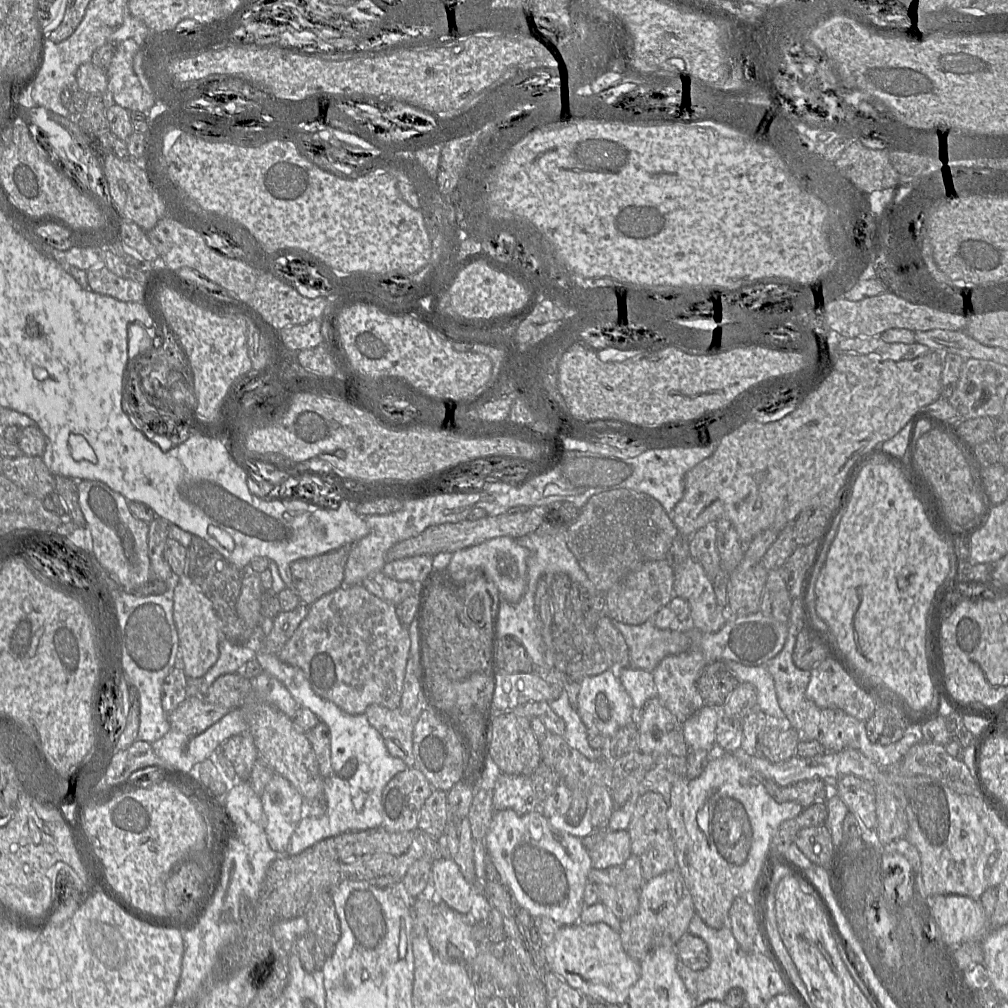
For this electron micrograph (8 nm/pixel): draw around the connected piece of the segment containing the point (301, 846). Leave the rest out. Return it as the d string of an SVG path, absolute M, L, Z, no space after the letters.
M257 649L256 659L262 668L262 672L266 672L279 680L288 689L299 706L312 711L320 721L327 725L330 732L331 775L324 779L326 812L322 816L304 816L290 839L286 853L279 855L295 856L327 838L346 832L382 827L382 792L396 774L408 768L405 762L388 752L381 734L368 722L364 713L358 715L347 714L333 702L317 695L301 669L286 664L276 654L270 654L263 650Z

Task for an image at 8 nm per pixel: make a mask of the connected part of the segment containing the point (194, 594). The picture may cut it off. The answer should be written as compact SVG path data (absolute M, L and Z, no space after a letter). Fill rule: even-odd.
M186 574L175 577L171 583L169 595L173 600L173 619L179 640L177 667L182 667L188 678L201 678L219 658L219 642L223 638L221 619L215 611L213 603Z

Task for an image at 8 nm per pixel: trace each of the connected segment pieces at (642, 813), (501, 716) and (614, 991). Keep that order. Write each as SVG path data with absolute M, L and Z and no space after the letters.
M648 792L638 798L627 832L630 837L631 853L641 863L644 882L677 868L674 843L667 820L668 805L660 794Z
M513 711L493 714L489 739L490 757L502 774L531 776L541 763L541 756L539 742L531 729L530 720Z
M577 923L562 926L553 940L545 947L546 968L564 979L569 986L586 996L591 1003L621 1005L627 1001L631 987L640 977L640 962L630 958L623 949L619 932L612 930L605 923L585 925Z

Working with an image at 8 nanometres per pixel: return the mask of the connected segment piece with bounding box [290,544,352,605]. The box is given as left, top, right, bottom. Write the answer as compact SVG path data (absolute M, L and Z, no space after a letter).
M352 544L290 564L290 573L301 604L311 605L343 584L346 560Z

